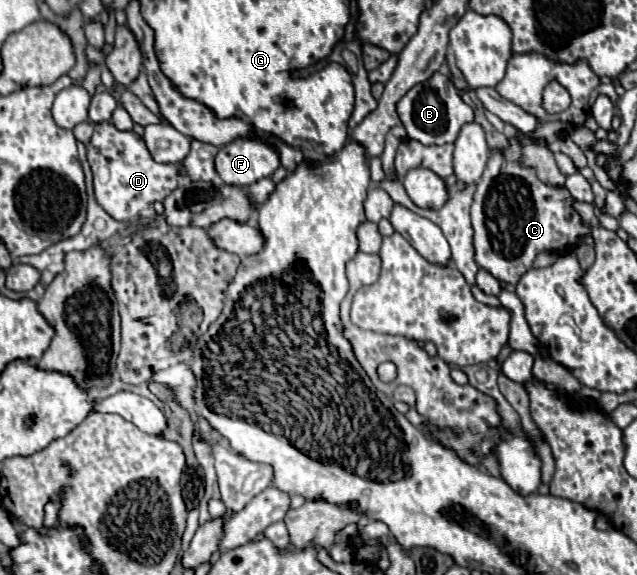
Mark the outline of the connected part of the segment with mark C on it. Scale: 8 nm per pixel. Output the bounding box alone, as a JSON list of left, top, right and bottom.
[470,138,594,284]

